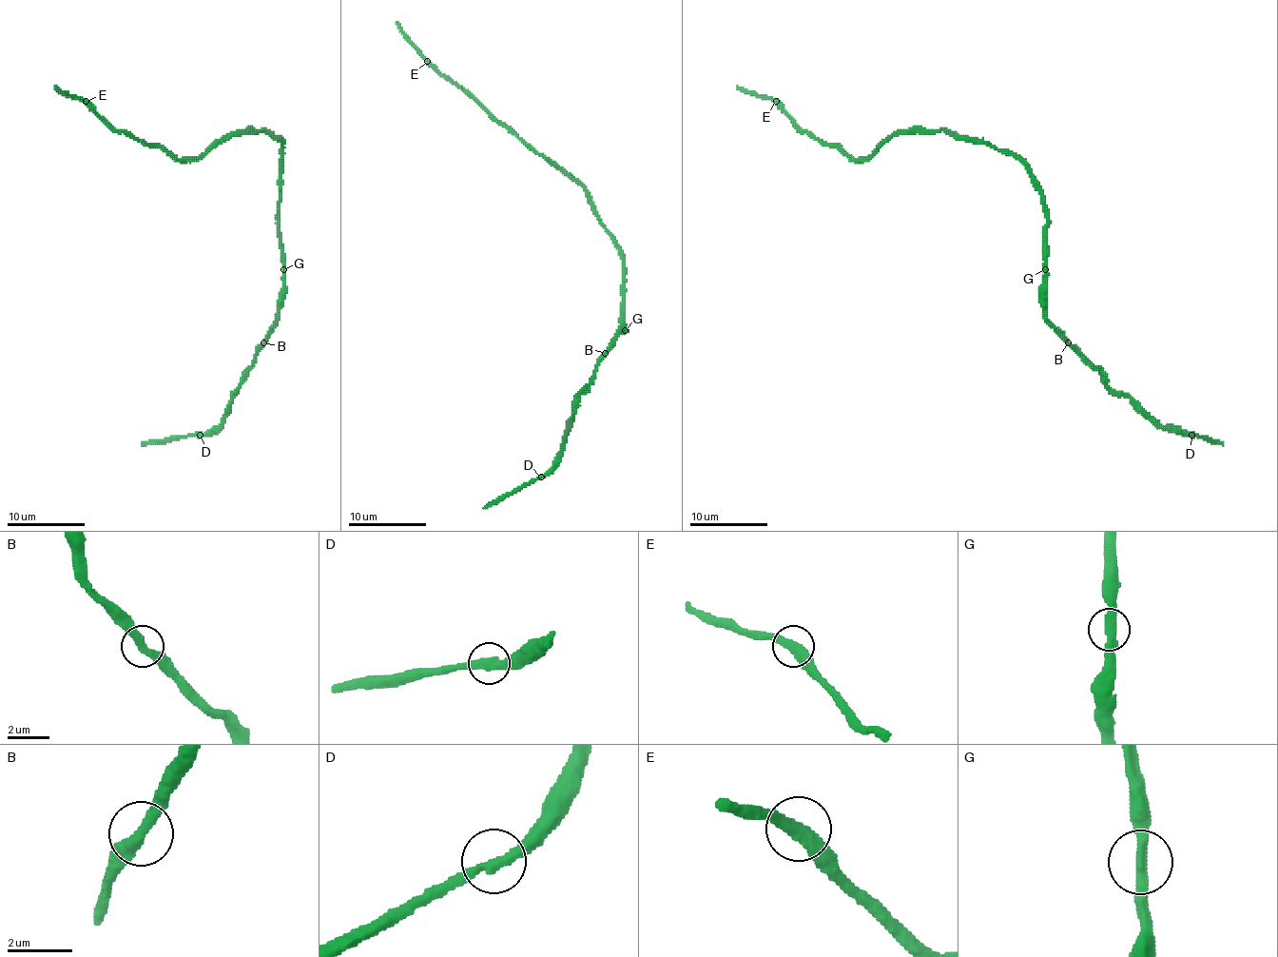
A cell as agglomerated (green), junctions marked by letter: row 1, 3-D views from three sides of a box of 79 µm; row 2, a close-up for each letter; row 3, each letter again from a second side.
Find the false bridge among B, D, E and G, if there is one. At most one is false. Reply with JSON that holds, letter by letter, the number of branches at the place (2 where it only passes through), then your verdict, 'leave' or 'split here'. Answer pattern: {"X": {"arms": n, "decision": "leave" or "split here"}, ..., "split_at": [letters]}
{"B": {"arms": 2, "decision": "leave"}, "D": {"arms": 2, "decision": "leave"}, "E": {"arms": 2, "decision": "leave"}, "G": {"arms": 2, "decision": "leave"}, "split_at": []}

